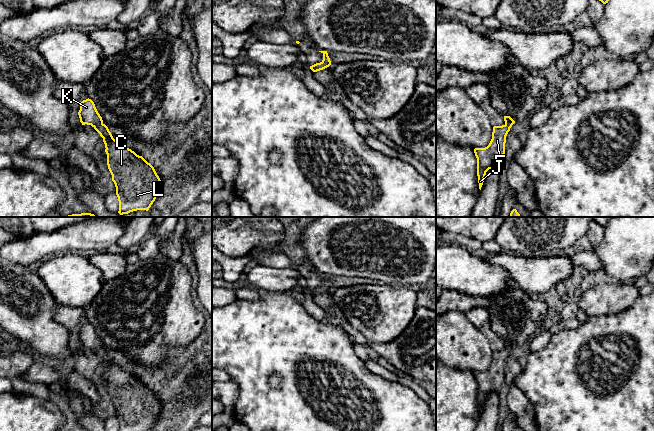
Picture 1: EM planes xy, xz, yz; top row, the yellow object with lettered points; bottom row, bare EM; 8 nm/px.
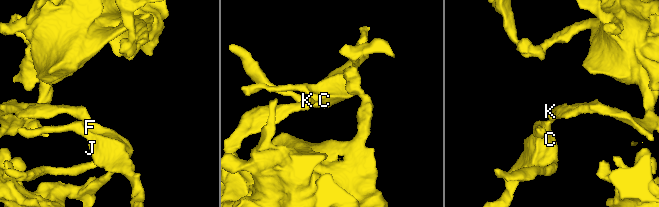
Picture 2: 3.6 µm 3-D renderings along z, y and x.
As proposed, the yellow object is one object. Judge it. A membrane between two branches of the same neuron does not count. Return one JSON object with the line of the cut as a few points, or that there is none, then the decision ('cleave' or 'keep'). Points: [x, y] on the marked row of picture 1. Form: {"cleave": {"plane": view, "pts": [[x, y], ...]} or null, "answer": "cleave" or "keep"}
{"cleave": null, "answer": "keep"}

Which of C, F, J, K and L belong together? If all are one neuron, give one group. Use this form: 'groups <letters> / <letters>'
groups C F J K L

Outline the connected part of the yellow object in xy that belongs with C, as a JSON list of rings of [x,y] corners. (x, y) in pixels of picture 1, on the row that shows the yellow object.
[[[91,99],[80,103],[78,115],[82,125],[91,125],[103,138],[108,169],[119,201],[118,213],[148,211],[161,188],[161,180],[154,167],[113,138]]]

